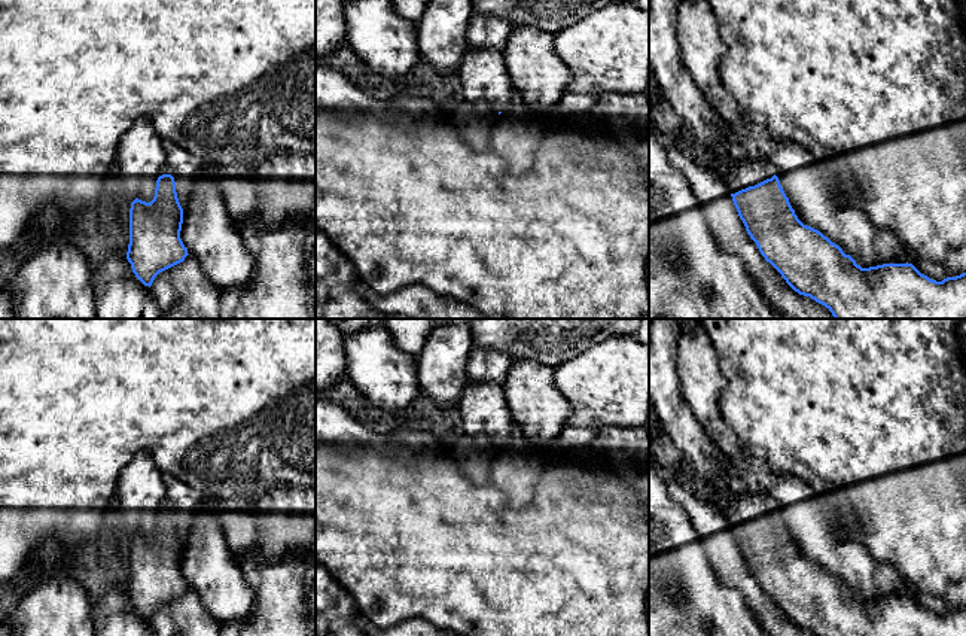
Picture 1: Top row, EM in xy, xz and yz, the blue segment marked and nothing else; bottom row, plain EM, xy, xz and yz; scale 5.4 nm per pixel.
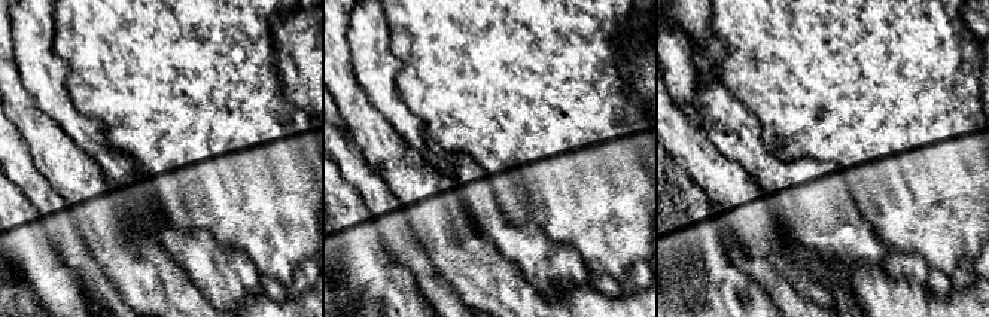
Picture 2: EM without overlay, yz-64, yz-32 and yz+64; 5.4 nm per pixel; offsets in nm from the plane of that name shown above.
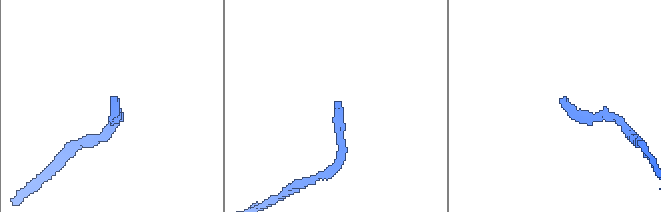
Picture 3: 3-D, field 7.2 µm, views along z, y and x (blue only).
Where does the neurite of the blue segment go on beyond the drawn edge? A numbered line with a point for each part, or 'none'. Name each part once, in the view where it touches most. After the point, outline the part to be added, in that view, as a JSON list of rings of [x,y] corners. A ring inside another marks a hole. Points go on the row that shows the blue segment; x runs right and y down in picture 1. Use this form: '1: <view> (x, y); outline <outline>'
1: yz (700, 119); outline [[[649,0],[649,70],[661,95],[680,118],[685,130],[701,144],[708,144],[722,162],[719,177],[735,194],[774,176],[771,167],[761,161],[737,159],[726,146],[717,125],[719,113],[697,88],[682,63],[676,30],[679,0]]]

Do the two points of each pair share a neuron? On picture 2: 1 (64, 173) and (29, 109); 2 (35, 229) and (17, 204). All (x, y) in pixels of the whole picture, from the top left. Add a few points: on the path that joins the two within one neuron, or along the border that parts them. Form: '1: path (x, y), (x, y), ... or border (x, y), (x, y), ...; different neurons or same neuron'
1: path (57, 157), (35, 125); same neuron
2: path (27, 228), (17, 218), (17, 212); same neuron

